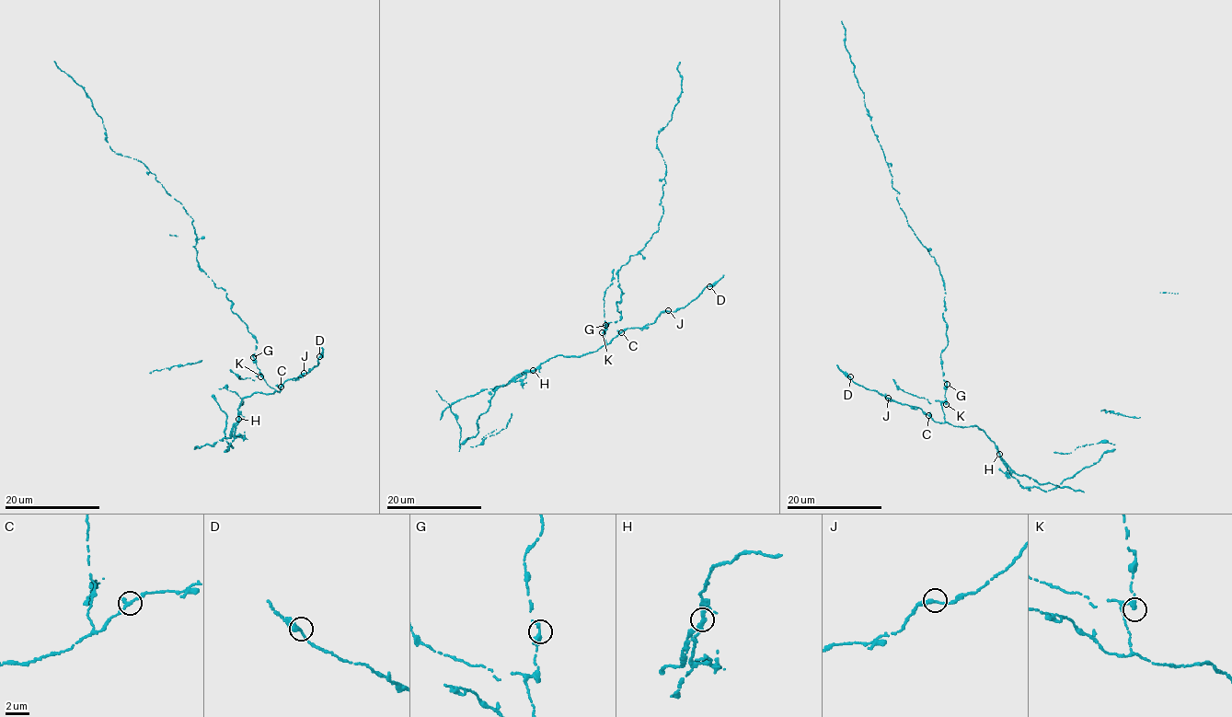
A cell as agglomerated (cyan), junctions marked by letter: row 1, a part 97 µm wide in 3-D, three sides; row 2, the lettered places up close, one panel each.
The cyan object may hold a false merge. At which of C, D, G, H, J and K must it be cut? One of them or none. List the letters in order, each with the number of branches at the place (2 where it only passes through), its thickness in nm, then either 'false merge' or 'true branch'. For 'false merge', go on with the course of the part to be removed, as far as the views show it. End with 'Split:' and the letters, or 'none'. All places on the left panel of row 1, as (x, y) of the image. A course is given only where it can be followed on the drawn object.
C: branches 3; calibre 240 nm; true branch
D: branches 2; calibre 280 nm; true branch
G: branches 2; calibre 320 nm; true branch
H: branches 2; calibre 300 nm; false merge
J: branches 2; calibre 320 nm; true branch
K: branches 2; calibre 320 nm; true branch
Split: H

